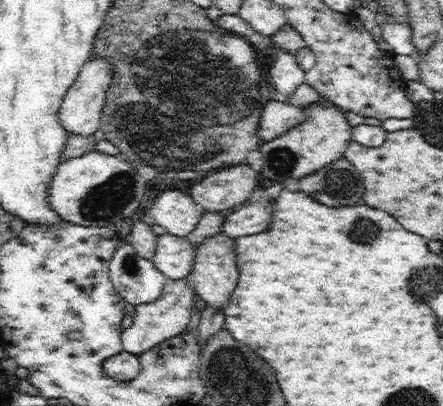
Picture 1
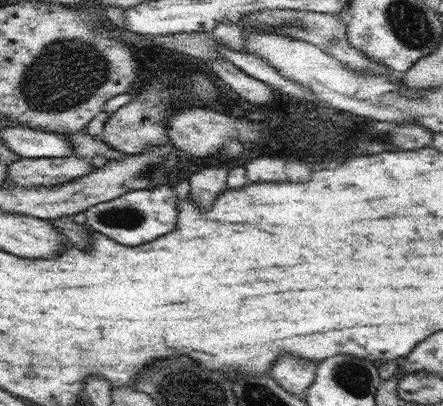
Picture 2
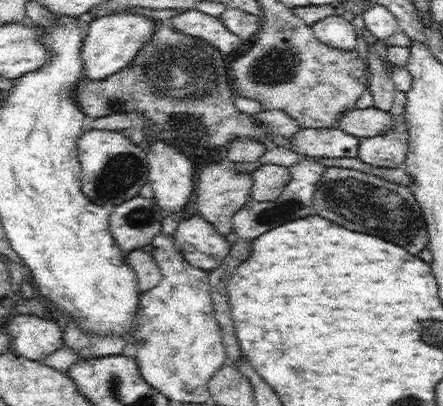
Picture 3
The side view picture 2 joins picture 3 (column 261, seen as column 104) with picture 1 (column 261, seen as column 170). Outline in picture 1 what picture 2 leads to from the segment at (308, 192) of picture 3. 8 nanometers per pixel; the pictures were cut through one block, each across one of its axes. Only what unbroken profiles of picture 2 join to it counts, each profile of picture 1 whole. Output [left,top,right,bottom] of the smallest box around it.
[222,186,272,238]

